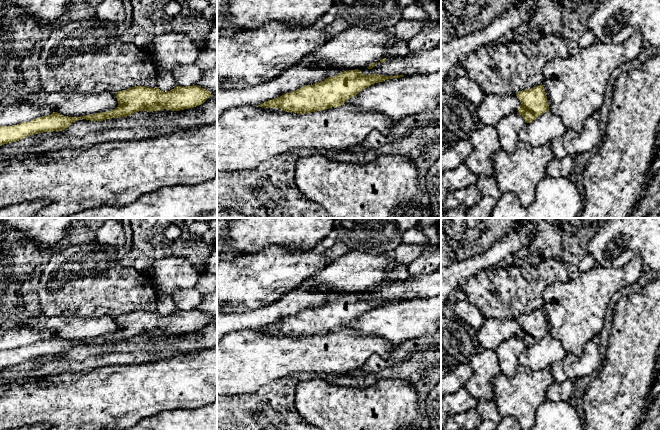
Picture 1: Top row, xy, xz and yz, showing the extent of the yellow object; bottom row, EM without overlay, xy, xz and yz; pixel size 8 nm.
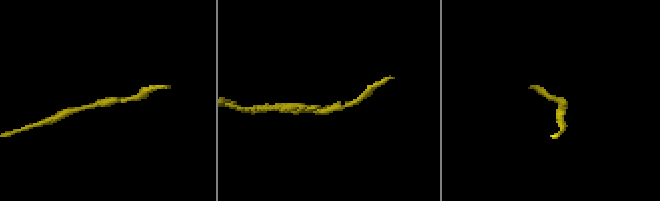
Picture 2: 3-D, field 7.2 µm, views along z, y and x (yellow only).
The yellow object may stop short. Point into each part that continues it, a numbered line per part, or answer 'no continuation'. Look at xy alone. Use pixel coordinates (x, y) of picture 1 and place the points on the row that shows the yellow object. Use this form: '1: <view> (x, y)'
no continuation

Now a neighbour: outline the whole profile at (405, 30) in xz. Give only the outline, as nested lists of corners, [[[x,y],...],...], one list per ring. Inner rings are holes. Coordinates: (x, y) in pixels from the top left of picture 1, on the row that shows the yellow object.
[[[401,19],[392,29],[399,40],[408,42],[422,29],[422,21]]]

